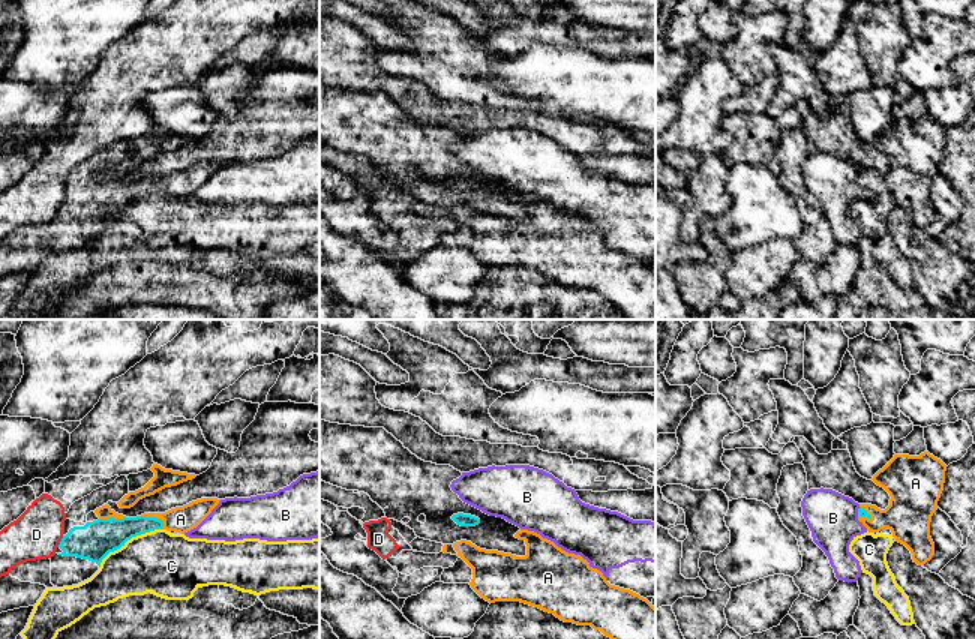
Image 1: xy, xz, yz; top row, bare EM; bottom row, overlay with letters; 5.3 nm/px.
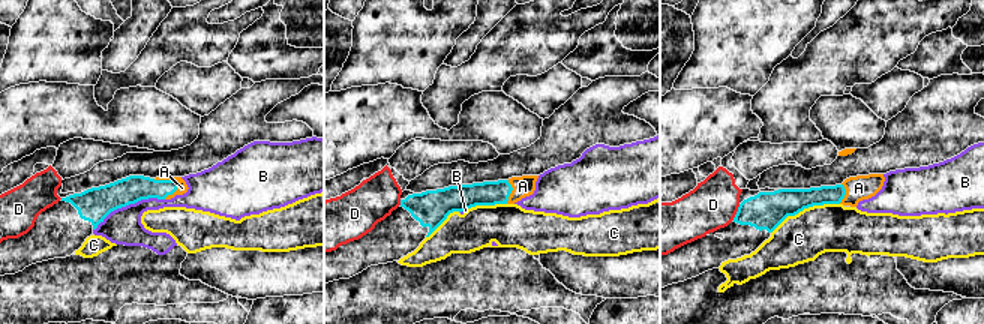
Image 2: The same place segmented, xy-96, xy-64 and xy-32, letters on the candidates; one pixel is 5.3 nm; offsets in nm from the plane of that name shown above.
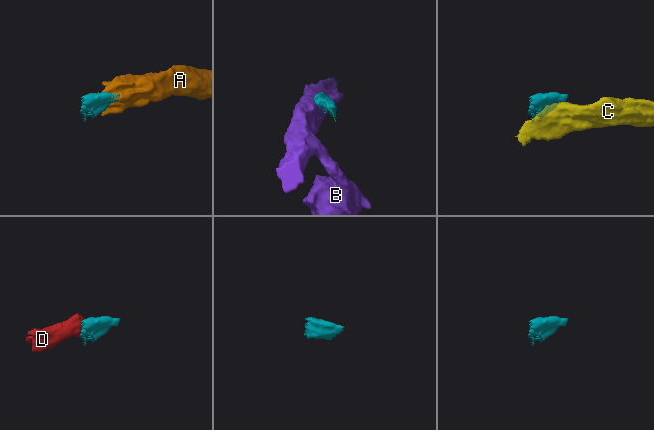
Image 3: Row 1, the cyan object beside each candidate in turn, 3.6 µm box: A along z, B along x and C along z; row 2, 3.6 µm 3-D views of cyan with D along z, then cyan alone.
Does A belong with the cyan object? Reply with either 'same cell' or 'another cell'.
same cell

